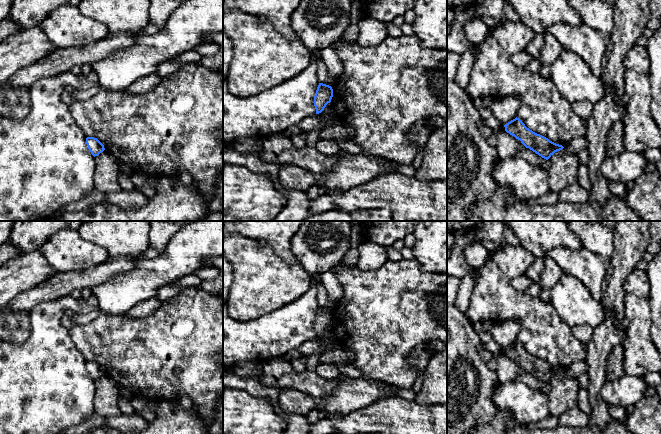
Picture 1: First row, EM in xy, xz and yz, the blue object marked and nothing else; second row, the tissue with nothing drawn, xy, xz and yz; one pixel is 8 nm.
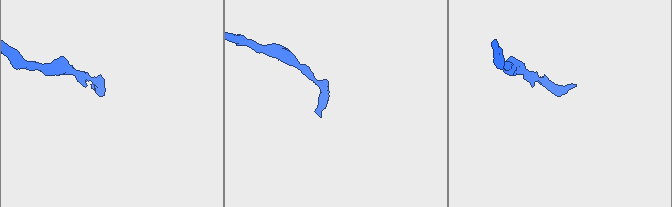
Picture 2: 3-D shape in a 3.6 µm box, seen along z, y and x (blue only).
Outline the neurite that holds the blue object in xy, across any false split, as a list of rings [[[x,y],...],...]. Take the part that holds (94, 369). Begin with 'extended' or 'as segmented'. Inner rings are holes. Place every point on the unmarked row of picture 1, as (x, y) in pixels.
as segmented; [[[87,361],[86,368],[88,370],[89,375],[94,381],[98,380],[105,374],[104,369],[97,362],[94,361]]]

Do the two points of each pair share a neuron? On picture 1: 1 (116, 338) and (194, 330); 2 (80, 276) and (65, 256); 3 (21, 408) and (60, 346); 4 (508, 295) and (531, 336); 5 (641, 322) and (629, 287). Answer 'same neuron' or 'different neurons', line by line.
1: same neuron
2: different neurons
3: same neuron
4: same neuron
5: different neurons

